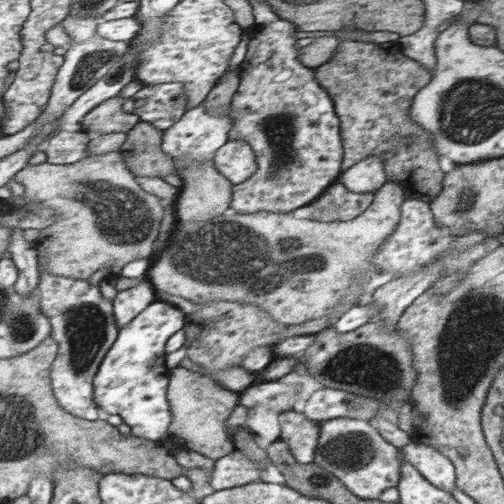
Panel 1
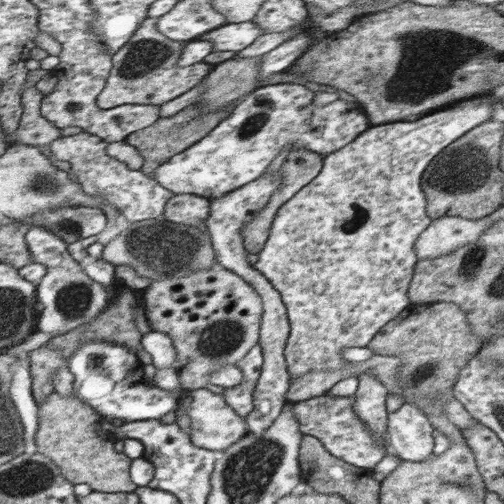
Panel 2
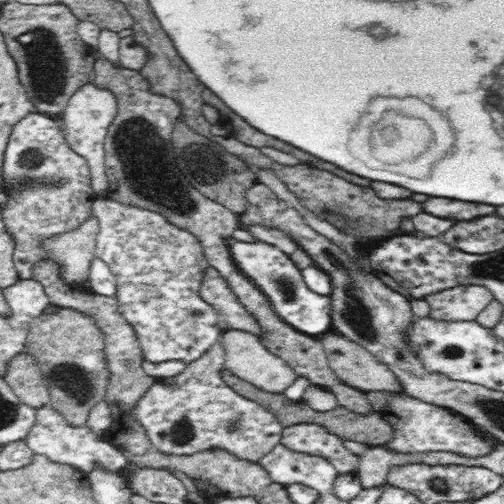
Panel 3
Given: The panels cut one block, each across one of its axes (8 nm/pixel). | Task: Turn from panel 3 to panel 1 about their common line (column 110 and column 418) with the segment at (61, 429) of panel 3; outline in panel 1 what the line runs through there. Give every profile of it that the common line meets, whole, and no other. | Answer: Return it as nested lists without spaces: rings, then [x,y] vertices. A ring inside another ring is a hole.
[[[409,442],[401,450],[405,460],[425,478],[427,484],[433,484],[449,494],[453,492],[453,488],[457,488],[455,466],[447,456],[443,456],[441,452],[437,452],[427,444],[415,444],[415,442]]]

